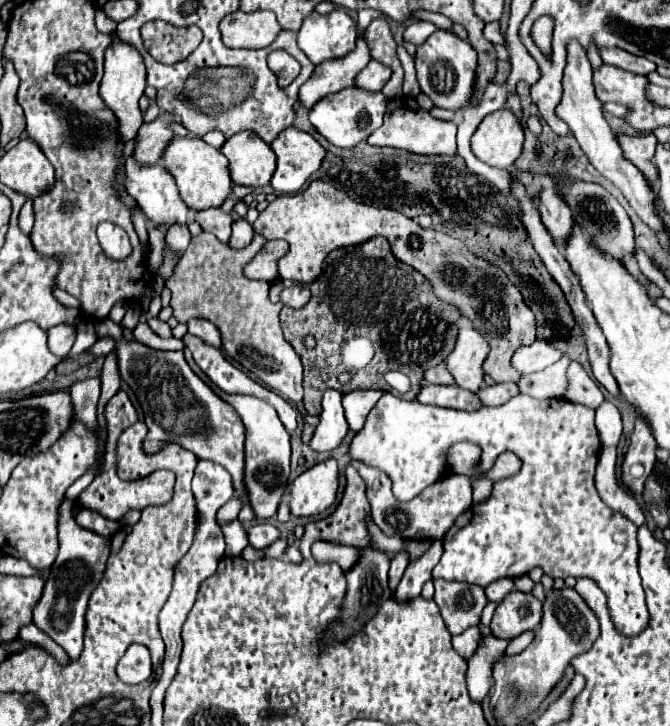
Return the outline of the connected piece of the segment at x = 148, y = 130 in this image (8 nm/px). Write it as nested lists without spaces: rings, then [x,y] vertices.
[[[161,113],[153,123],[141,125],[135,141],[135,153],[133,153],[137,161],[147,165],[161,161],[163,151],[175,137],[175,133],[169,129],[169,123],[175,123],[173,113]]]

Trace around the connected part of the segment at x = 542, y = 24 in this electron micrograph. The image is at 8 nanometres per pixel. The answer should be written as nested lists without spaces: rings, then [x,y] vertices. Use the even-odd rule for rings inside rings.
[[[539,17],[537,25],[533,27],[533,39],[537,41],[537,45],[541,45],[541,49],[545,49],[545,53],[549,53],[551,35],[553,35],[553,23],[547,17]]]

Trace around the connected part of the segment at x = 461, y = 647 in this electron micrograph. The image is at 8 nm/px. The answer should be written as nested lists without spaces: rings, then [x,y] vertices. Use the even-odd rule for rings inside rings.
[[[469,627],[469,629],[465,629],[463,633],[453,635],[453,639],[451,639],[453,649],[455,649],[463,659],[469,659],[469,657],[475,653],[479,641],[481,641],[481,635],[479,635],[479,629],[477,629],[477,627]]]

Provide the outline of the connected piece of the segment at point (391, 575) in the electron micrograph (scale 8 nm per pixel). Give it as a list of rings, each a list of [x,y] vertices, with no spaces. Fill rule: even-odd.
[[[405,551],[396,553],[395,557],[392,559],[388,572],[389,587],[392,591],[395,591],[399,584],[409,560],[409,555]]]

